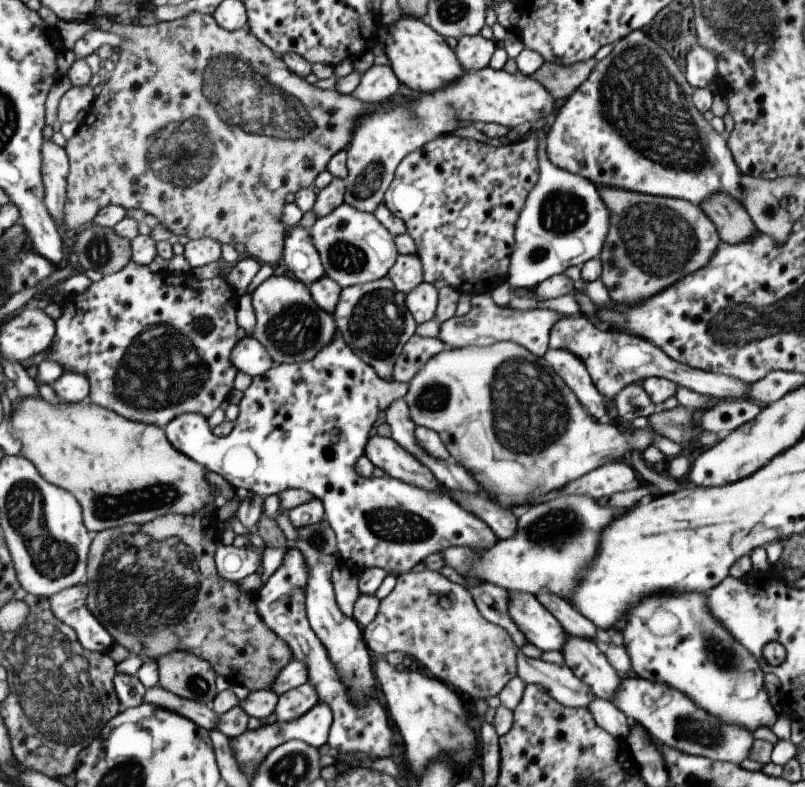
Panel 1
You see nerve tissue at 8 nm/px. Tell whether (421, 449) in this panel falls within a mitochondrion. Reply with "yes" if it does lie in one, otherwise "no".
no

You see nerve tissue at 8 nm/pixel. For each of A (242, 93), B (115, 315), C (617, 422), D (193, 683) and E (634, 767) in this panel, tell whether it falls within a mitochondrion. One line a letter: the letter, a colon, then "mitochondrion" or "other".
A: mitochondrion
B: other
C: other
D: mitochondrion
E: other

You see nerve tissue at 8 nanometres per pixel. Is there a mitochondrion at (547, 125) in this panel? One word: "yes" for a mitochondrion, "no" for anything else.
no

